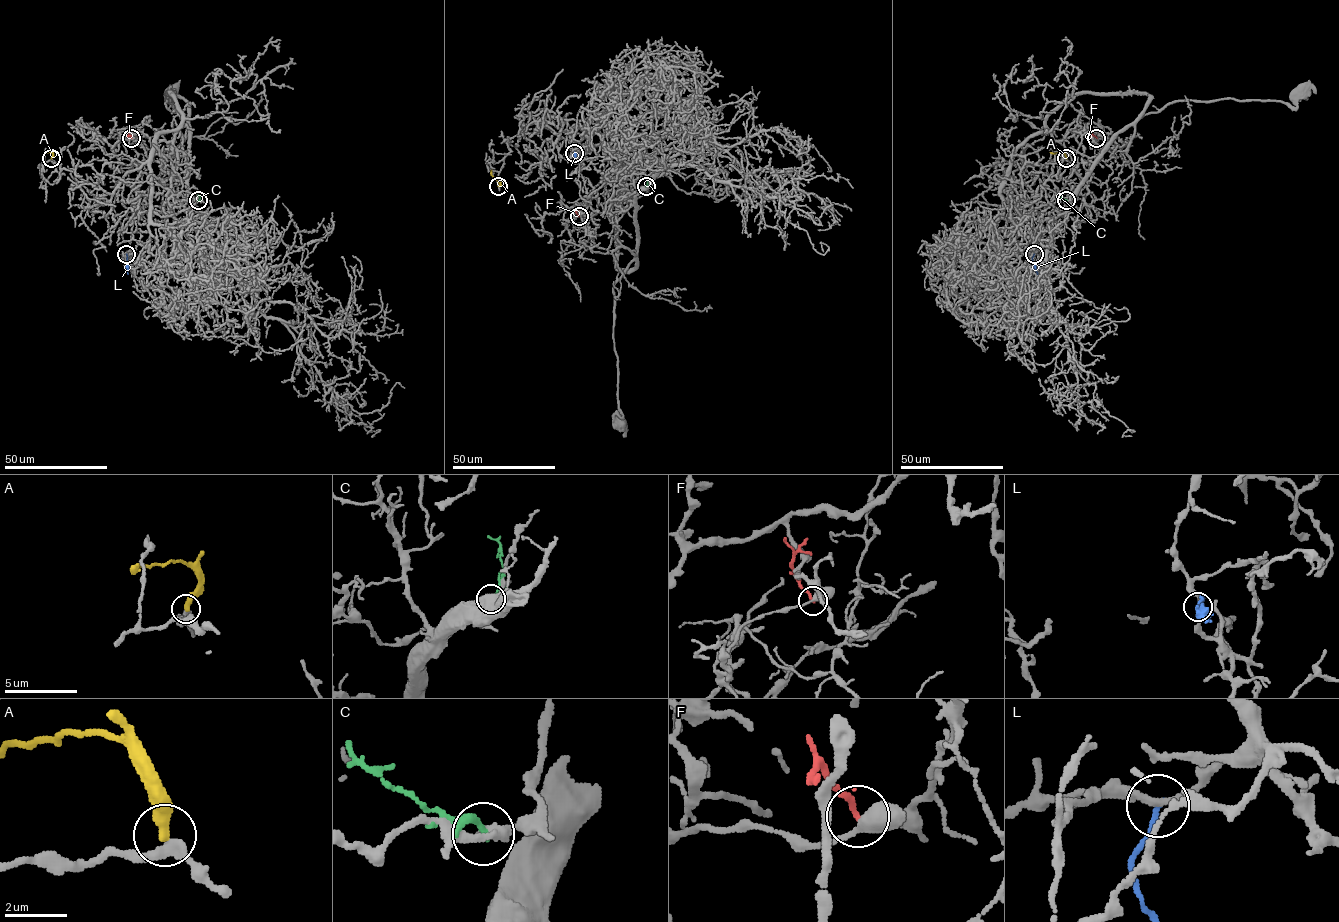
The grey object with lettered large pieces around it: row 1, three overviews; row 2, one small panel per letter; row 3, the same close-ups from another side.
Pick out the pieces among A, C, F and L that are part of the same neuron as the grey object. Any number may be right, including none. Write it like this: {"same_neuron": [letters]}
{"same_neuron": []}

